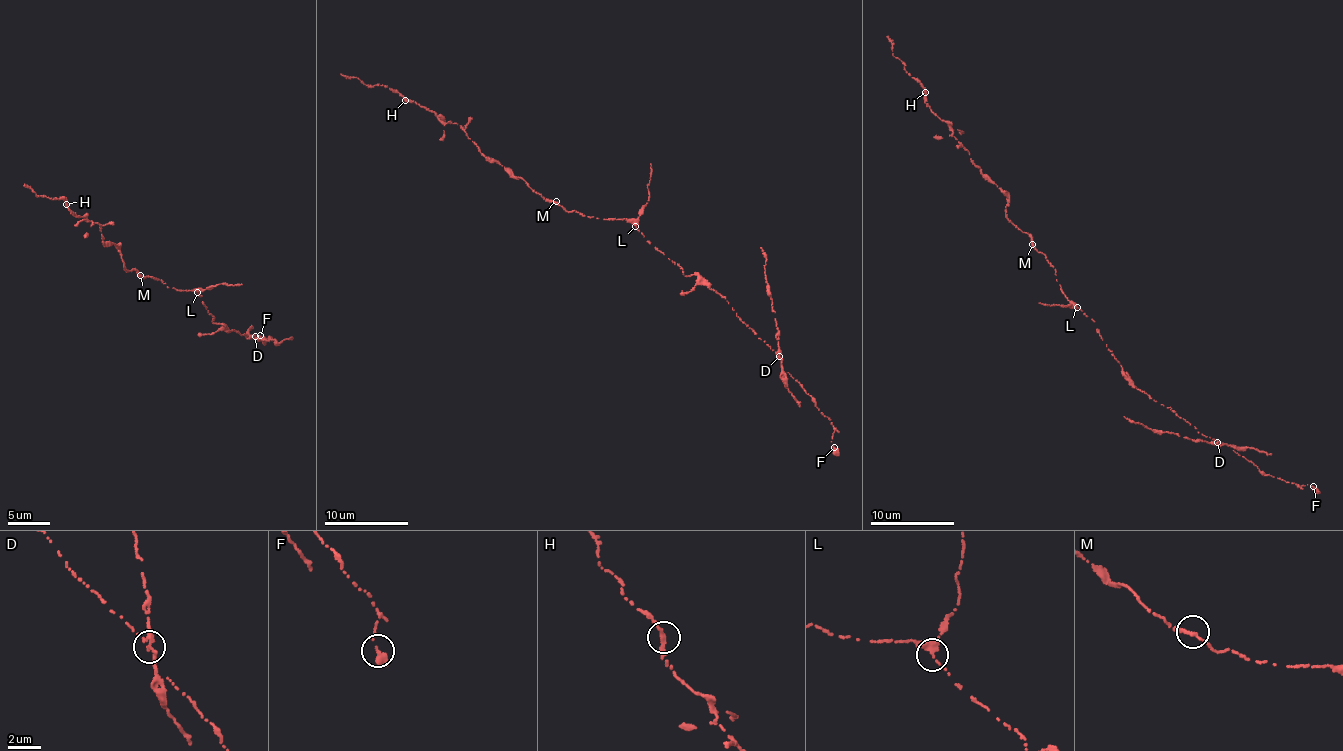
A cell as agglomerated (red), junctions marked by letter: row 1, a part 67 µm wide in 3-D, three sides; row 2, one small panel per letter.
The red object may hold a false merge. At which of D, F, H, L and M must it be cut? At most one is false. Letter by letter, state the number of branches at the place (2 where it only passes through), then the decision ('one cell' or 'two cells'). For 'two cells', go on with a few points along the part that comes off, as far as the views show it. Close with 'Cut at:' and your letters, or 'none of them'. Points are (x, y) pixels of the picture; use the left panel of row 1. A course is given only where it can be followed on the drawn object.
D: branches 3; two cells; course (255, 336), (258, 341), (275, 339), (278, 344), (284, 339), (292, 340), (291, 338)
F: branches 1; one cell
H: branches 2; one cell
L: branches 3; one cell
M: branches 2; one cell
Cut at: D

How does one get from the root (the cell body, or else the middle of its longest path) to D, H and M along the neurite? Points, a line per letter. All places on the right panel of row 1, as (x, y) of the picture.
D: (1068, 299), (1094, 322), (1100, 337), (1121, 365), (1125, 376), (1156, 402), (1195, 426), (1204, 436), (1217, 442)
H: (1068, 299), (1047, 256), (1007, 218), (1007, 195), (974, 164), (949, 125), (932, 111), (925, 92)
M: (1068, 299), (1047, 256), (1032, 244)

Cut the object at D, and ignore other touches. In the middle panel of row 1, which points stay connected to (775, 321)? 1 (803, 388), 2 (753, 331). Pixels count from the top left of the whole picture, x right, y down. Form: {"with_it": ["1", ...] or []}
{"with_it": []}

